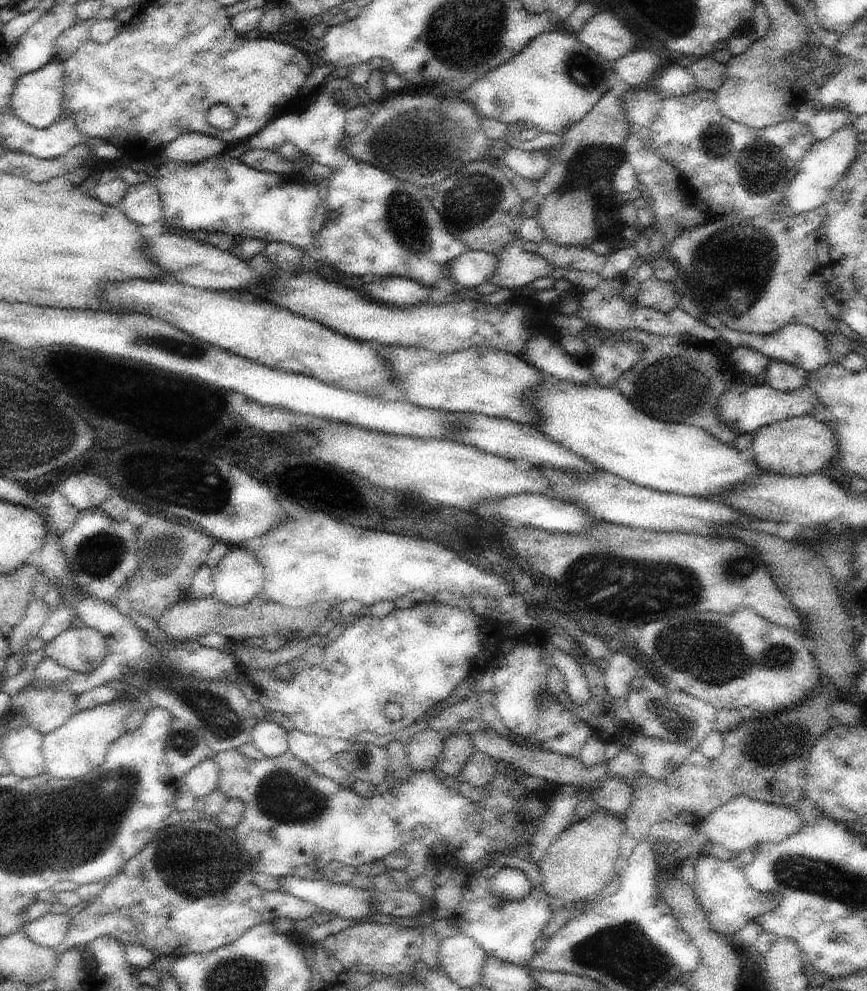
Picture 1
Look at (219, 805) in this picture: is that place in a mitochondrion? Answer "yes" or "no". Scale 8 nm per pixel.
no

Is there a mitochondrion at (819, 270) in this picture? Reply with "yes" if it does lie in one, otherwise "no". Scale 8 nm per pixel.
no

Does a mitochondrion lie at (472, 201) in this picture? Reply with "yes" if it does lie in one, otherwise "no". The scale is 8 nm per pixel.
yes

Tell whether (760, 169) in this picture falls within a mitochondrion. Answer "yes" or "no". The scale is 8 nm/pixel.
yes

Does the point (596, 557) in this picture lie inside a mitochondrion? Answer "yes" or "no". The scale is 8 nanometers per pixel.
yes

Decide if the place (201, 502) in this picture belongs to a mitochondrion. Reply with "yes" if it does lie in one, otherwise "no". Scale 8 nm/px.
yes

